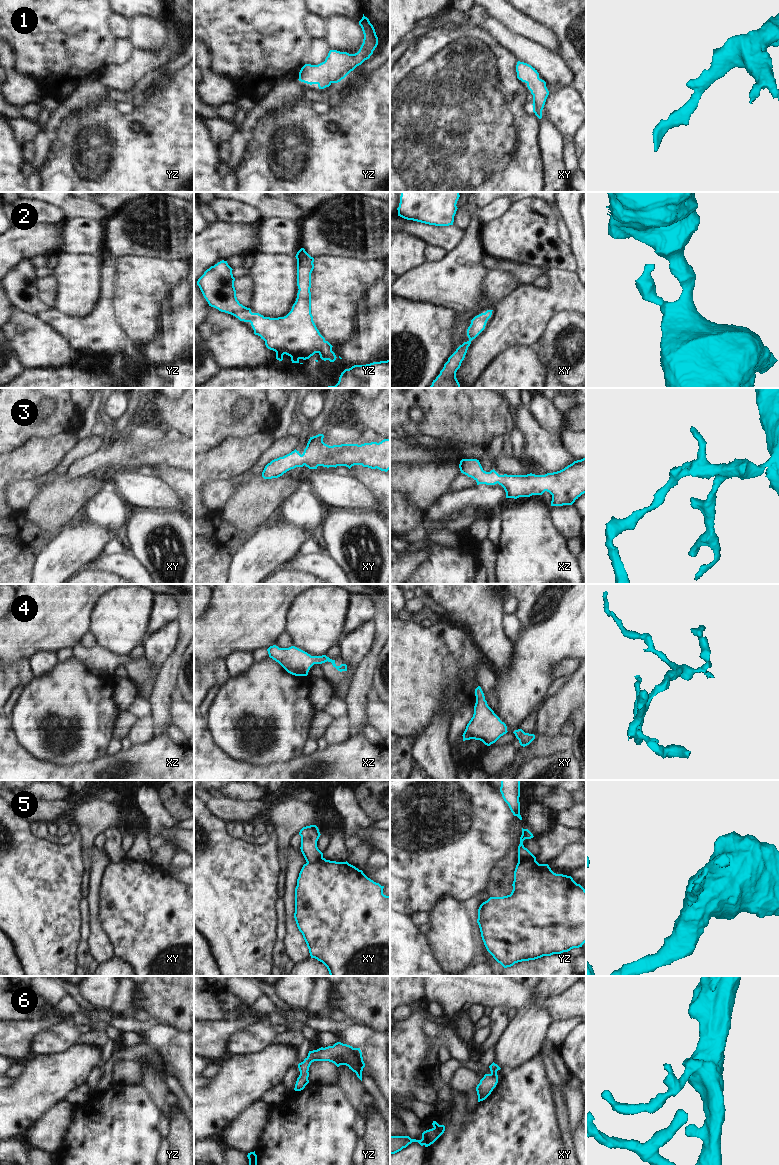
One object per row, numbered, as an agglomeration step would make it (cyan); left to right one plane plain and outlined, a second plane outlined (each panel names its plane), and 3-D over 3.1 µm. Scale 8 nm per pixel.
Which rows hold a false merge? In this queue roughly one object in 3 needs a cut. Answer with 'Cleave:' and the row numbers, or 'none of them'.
Cleave: 5

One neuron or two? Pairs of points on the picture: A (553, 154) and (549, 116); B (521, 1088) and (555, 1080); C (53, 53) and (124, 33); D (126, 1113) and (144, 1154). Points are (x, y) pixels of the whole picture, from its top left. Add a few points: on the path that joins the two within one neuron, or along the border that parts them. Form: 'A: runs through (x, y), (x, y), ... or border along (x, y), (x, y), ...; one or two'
A: runs through (552, 145), (552, 125); one
B: border along (540, 1053), (546, 1076); two
C: border along (113, 13), (108, 18), (108, 26), (116, 38); two
D: runs through (126, 1123), (126, 1136), (134, 1144); one

